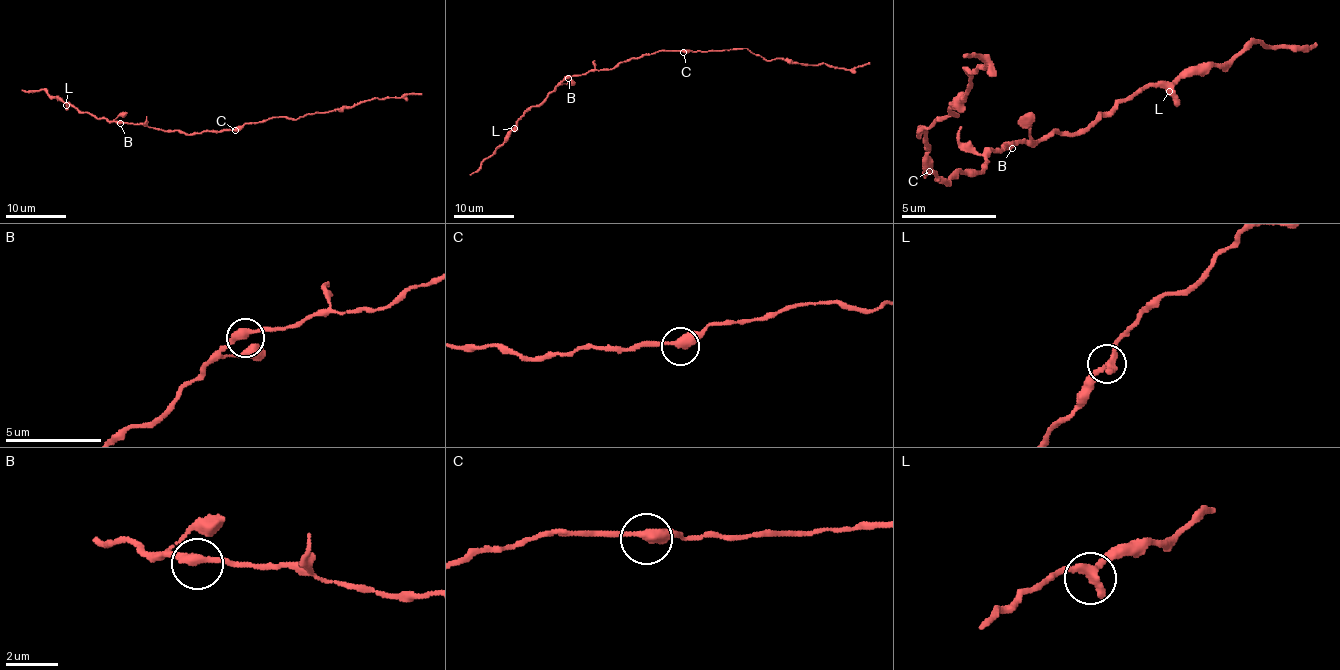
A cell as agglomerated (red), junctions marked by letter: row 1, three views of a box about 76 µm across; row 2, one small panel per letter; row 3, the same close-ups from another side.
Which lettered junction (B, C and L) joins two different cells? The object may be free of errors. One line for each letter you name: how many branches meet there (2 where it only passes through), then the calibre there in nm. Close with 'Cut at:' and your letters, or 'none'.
Cut at: none

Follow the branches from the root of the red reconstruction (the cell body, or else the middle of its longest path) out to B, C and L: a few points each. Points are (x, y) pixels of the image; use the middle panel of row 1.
B: (650, 54), (620, 61), (612, 69), (589, 70), (568, 78)
C: (650, 54), (659, 51), (683, 52)
L: (650, 54), (620, 61), (612, 69), (567, 76), (538, 105), (532, 105), (514, 128)

